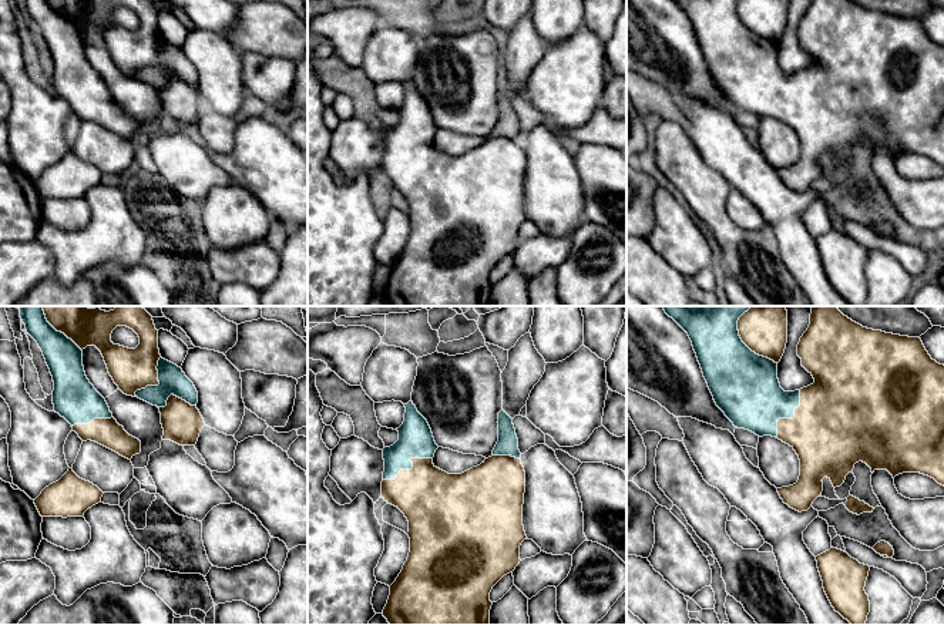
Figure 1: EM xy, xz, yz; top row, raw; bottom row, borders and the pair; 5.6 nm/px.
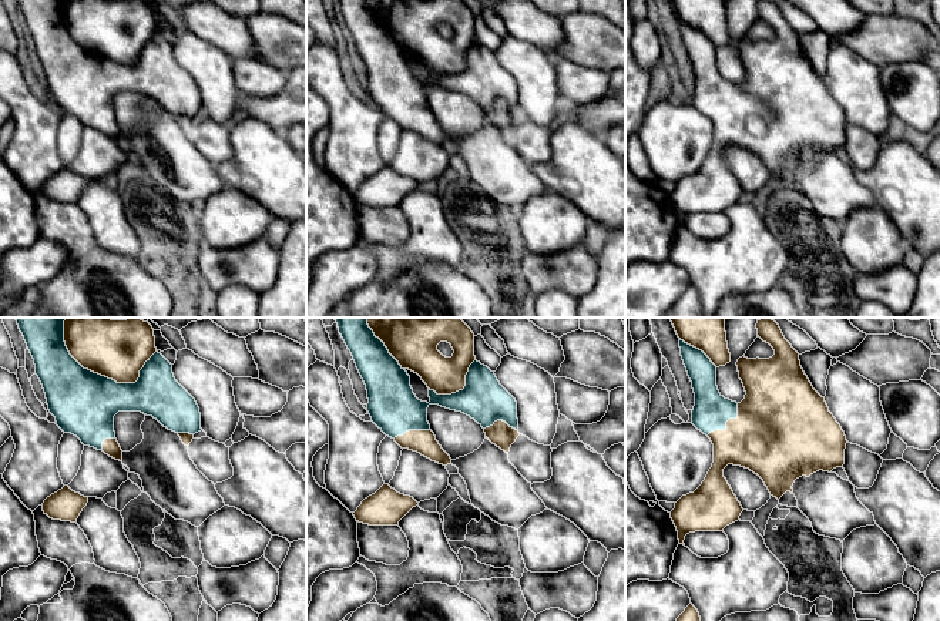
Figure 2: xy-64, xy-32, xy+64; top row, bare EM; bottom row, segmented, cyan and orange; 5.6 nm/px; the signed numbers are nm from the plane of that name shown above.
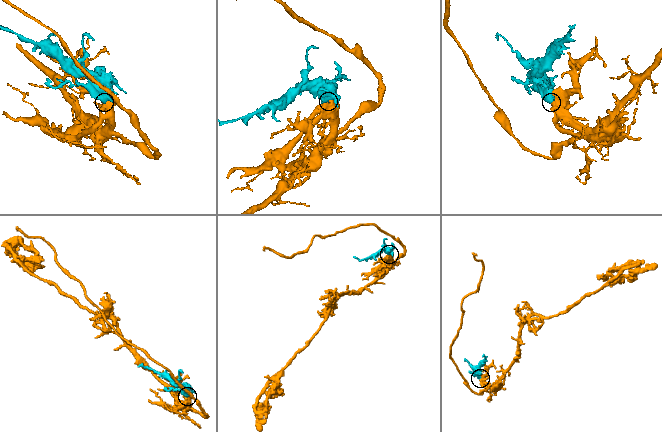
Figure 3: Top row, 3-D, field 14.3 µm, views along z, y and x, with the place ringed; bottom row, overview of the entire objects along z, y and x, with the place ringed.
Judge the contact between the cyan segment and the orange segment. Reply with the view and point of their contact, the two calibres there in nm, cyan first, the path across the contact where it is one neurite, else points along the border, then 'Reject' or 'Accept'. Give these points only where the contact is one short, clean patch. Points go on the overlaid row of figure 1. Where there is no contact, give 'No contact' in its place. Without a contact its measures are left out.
Touches cyan at yz (741, 340). Thickness 380 nm (cyan) against 280 nm. Accept

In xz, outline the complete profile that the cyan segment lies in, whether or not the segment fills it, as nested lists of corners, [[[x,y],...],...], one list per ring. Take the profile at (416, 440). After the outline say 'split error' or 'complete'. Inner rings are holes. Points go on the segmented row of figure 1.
[[[413,401],[404,407],[404,421],[396,429],[399,440],[383,448],[382,497],[407,518],[410,552],[402,572],[390,585],[382,614],[390,625],[490,625],[490,592],[520,564],[520,545],[527,540],[523,525],[525,471],[513,419],[504,410],[498,413],[498,441],[491,457],[461,474],[449,474],[433,464],[439,446],[427,420]]]; split error

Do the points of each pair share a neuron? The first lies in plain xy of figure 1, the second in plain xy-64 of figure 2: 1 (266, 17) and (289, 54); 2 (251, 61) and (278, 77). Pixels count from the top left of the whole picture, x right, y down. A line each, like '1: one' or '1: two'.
1: one
2: one

